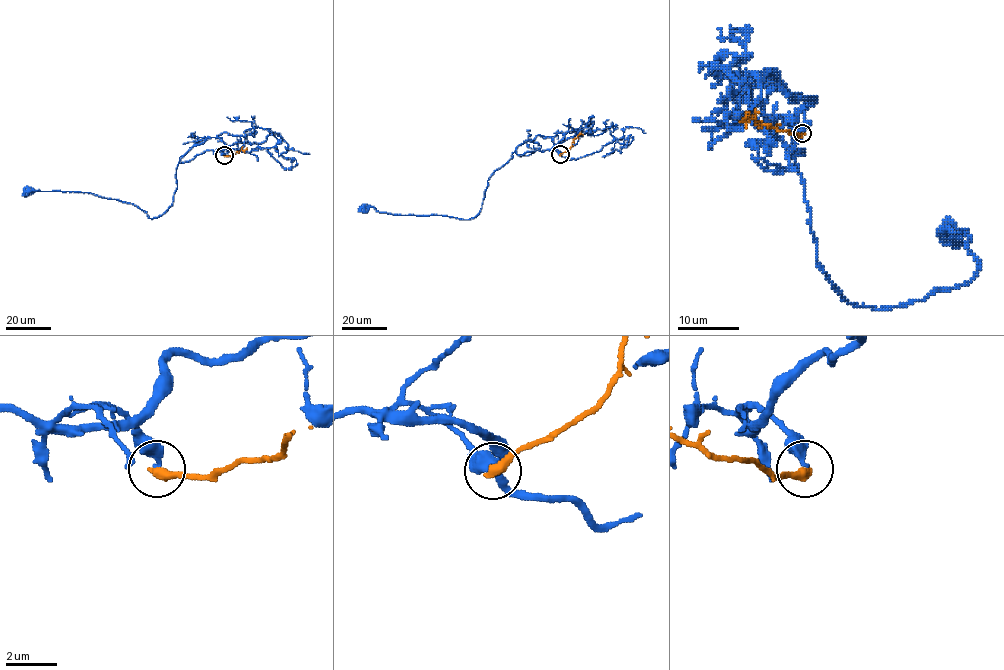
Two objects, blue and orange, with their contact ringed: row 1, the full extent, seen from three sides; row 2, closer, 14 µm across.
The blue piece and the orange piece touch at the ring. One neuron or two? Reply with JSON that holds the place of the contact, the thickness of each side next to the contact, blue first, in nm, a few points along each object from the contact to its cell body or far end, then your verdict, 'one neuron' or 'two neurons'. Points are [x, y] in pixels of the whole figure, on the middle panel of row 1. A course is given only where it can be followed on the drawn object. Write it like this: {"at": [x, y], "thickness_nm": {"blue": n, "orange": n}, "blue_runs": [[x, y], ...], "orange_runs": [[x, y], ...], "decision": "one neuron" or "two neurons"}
{"at": [560, 154], "thickness_nm": {"blue": 360, "orange": 400}, "blue_runs": [[560, 155], [549, 149], [522, 155], [514, 152], [487, 181], [480, 212], [469, 219], [364, 209]], "orange_runs": [[560, 155], [569, 148], [580, 134], [583, 135]], "decision": "two neurons"}

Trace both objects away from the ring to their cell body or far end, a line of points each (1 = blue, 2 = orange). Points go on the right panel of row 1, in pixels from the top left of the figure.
1: (802, 133), (787, 120), (817, 266), (851, 304), (890, 309), (970, 279), (970, 236), (950, 232)
2: (802, 133), (794, 134), (760, 125), (753, 117), (745, 120), (749, 111)

